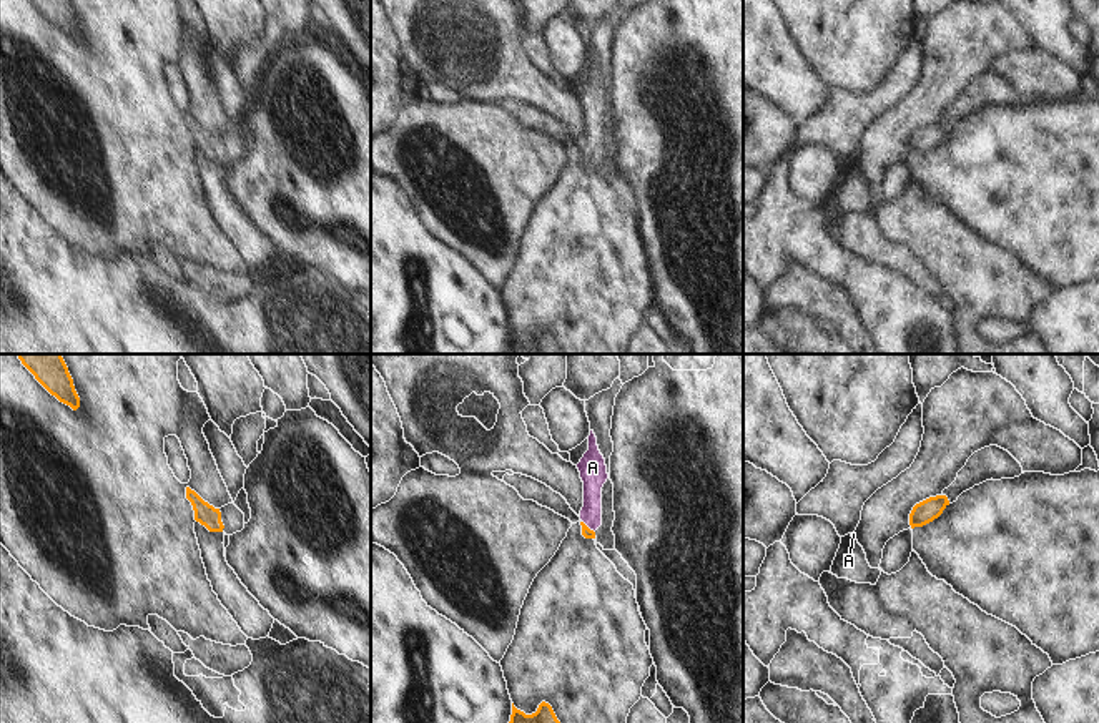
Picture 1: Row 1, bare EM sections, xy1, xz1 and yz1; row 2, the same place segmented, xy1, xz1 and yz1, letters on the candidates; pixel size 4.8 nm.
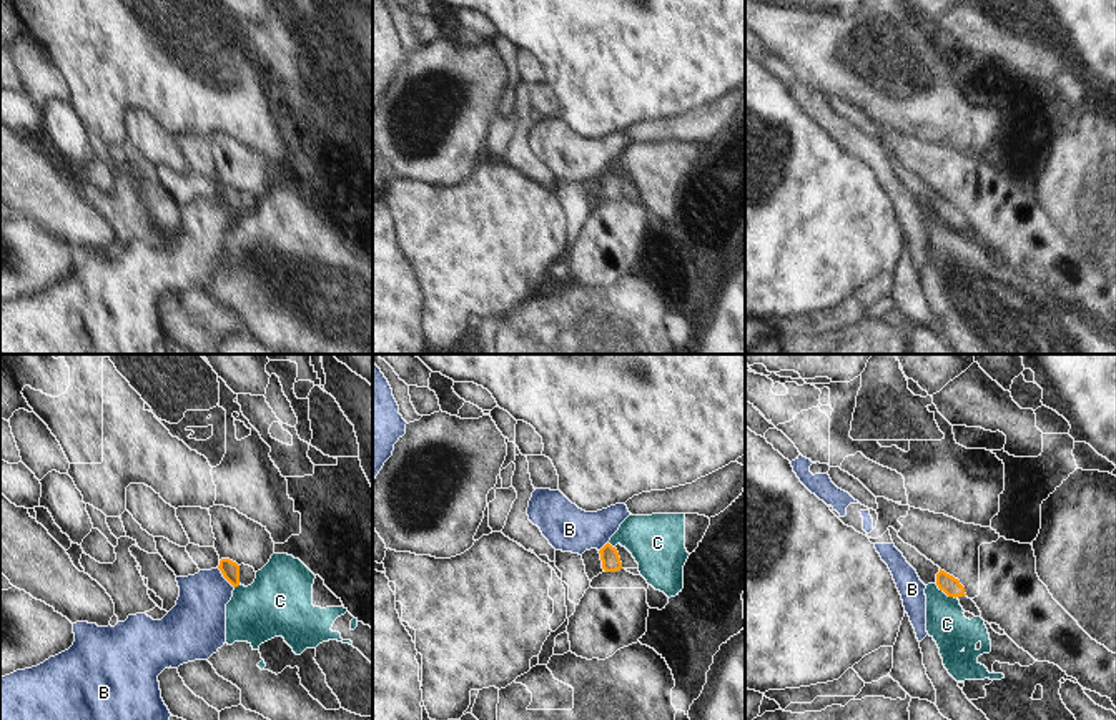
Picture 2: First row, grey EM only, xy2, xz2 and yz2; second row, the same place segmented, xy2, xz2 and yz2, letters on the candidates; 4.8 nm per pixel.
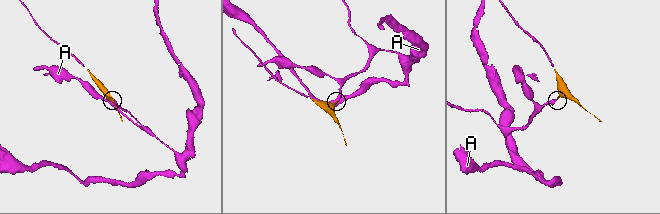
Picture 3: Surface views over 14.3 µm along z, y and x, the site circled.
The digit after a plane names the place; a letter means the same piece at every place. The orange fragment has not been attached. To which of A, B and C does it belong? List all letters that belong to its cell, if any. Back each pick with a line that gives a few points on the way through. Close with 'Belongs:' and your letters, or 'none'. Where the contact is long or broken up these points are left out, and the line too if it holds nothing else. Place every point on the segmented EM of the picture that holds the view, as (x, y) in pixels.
A: runs through xz1 (589, 534), (587, 527), (592, 511), (592, 476)
Belongs: A

